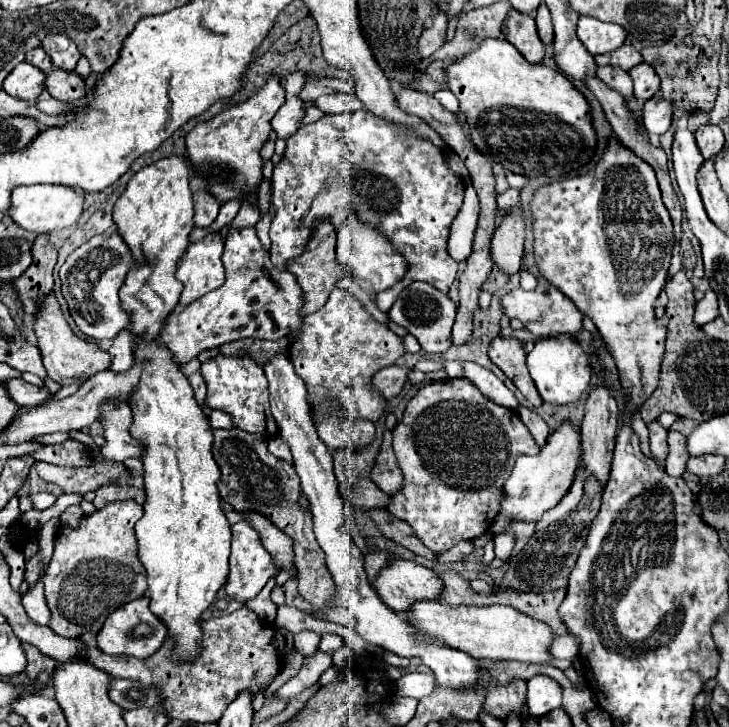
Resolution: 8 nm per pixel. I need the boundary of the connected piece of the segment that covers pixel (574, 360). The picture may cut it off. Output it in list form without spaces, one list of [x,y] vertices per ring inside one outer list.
[[[575,335],[545,337],[537,341],[535,347],[527,353],[527,369],[545,403],[555,403],[555,405],[575,403],[583,395],[583,391],[589,389],[589,379],[591,379],[589,357],[575,339],[577,339]]]

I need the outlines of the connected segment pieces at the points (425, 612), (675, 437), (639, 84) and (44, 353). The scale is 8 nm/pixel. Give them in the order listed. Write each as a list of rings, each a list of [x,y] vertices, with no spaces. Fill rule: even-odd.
[[[421,601],[413,605],[413,625],[421,635],[437,637],[449,647],[469,653],[475,659],[495,661],[525,661],[525,663],[551,663],[549,645],[555,639],[545,623],[531,619],[511,607],[447,607],[441,601]]]
[[[669,431],[669,453],[667,453],[667,467],[665,471],[671,477],[682,477],[683,471],[687,469],[687,447],[685,447],[685,435],[679,431]]]
[[[639,63],[635,65],[629,75],[633,77],[633,85],[635,85],[635,97],[645,103],[647,99],[651,99],[657,91],[659,91],[659,75],[655,73],[655,69],[647,63]]]
[[[53,293],[43,295],[35,301],[37,305],[37,313],[35,313],[35,325],[33,331],[37,335],[37,347],[41,351],[41,359],[45,365],[47,375],[57,381],[59,385],[71,385],[71,383],[83,383],[85,379],[89,379],[89,373],[97,373],[97,371],[105,371],[109,369],[109,353],[99,349],[97,343],[93,341],[85,341],[81,337],[77,337],[67,321],[63,319],[61,311],[59,311],[59,303],[55,299]]]

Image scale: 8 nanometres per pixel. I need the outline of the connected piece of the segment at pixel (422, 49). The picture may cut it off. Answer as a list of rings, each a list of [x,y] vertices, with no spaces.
[[[439,13],[437,17],[433,17],[431,25],[423,31],[421,39],[419,39],[419,53],[425,57],[431,57],[443,43],[445,43],[445,33],[447,33],[447,15]]]

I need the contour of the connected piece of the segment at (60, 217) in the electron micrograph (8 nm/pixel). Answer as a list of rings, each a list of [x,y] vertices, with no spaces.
[[[21,185],[11,193],[11,207],[7,215],[25,231],[41,235],[51,233],[55,229],[65,229],[77,223],[83,213],[83,199],[71,189],[63,185]]]

